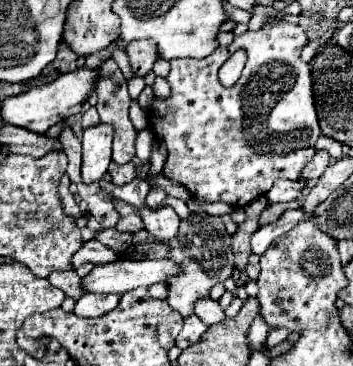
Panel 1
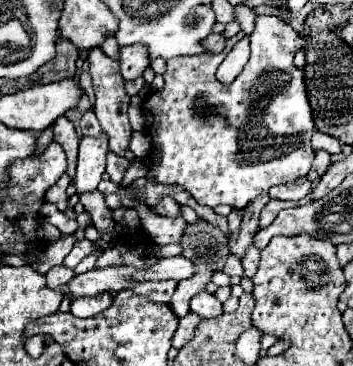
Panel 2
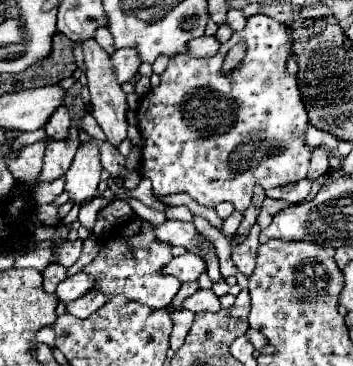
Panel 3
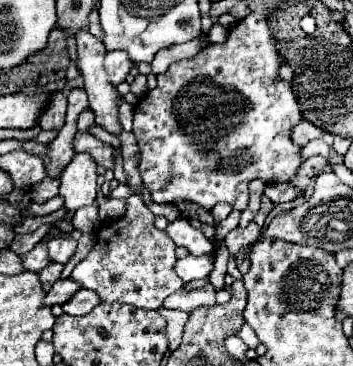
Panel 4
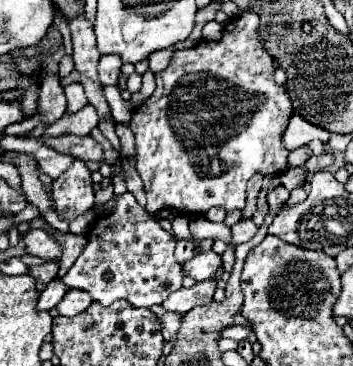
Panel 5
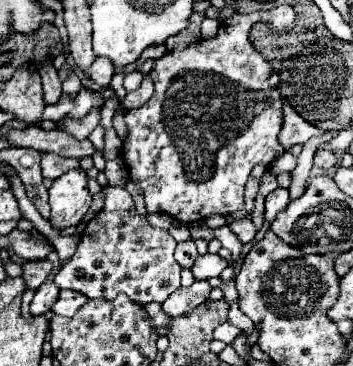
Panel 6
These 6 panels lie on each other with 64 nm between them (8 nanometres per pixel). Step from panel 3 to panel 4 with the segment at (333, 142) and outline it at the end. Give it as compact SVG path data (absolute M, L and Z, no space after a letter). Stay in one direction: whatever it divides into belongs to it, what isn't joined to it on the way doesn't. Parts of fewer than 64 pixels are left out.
M308 120L300 122L300 124L292 130L292 140L294 140L298 146L304 146L304 144L308 144L310 140L316 140L316 138L324 140L324 142L330 144L330 146L332 146L332 142L334 142L334 136L332 136L330 132L324 132L324 130L320 130L320 128L316 128L314 124L308 124Z

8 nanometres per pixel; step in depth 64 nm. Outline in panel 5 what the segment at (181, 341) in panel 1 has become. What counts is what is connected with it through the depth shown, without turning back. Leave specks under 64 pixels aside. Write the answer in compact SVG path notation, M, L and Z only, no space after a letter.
M152 306L150 310L162 320L162 336L164 336L164 340L174 346L176 334L178 334L178 330L180 330L182 314L178 314L178 312L168 312L168 310L164 310L162 306Z

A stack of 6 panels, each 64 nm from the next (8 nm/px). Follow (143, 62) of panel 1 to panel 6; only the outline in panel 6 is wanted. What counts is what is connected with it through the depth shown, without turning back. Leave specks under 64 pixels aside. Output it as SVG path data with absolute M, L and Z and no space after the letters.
M96 58L96 62L88 70L88 74L92 76L92 82L98 86L108 86L114 72L116 72L116 68L114 68L112 60L108 60L108 58Z

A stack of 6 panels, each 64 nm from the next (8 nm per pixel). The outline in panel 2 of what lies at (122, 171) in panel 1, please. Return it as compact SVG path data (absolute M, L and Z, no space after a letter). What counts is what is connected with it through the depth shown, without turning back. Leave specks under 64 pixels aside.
M108 154L108 164L106 164L106 172L108 172L108 176L110 176L110 180L112 182L122 182L122 178L124 178L124 172L128 170L128 166L130 166L130 162L126 160L126 158L120 158L120 156L116 156L116 154Z

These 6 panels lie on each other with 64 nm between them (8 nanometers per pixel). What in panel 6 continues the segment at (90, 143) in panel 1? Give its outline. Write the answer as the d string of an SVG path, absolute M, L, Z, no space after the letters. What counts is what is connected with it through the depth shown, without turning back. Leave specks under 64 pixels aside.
M74 168L54 180L50 186L50 206L52 206L52 226L64 230L76 226L92 204L92 194L88 192L88 176L84 170Z

